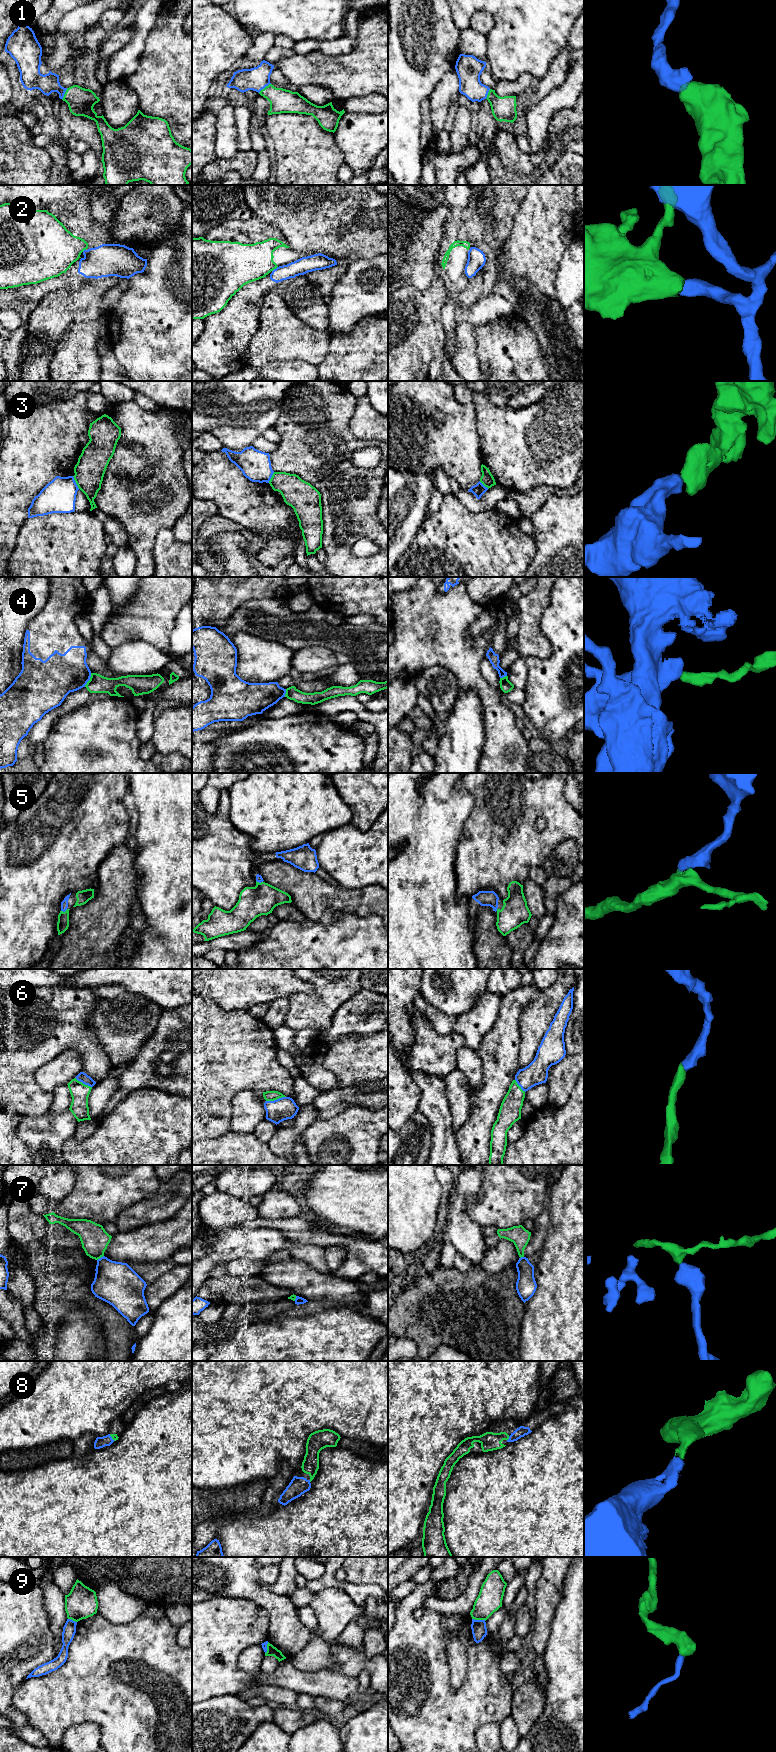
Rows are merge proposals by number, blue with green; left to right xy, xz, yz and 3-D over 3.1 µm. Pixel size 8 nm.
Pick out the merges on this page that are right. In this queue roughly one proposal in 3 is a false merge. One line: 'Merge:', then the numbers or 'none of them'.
Merge: 1, 5, 6, 8

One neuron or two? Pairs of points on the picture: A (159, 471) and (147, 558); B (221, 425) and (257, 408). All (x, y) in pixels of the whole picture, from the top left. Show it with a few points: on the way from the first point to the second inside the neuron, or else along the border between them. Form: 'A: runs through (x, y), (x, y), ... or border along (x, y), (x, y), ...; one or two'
A: runs through (145, 493), (145, 536); one
B: runs through (230, 416), (238, 408), (248, 408); one

